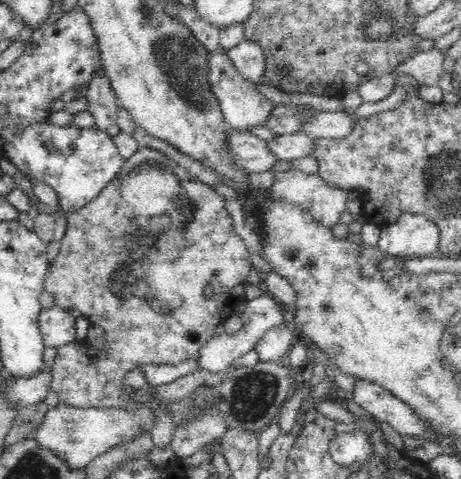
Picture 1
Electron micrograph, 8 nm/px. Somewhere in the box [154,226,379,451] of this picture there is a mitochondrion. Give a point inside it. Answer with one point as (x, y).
(253, 395)

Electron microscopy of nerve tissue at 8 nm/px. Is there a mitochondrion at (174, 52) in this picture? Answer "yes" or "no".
yes

